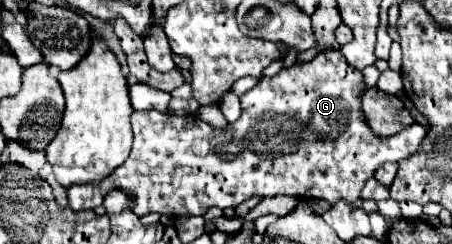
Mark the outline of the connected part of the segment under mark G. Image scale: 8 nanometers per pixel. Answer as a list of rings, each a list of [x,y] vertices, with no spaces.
[[[328,51],[318,53],[308,63],[294,63],[282,69],[276,77],[262,77],[256,87],[242,95],[242,117],[228,125],[226,131],[214,135],[214,129],[194,115],[174,117],[158,111],[134,111],[132,131],[134,145],[126,163],[122,163],[114,175],[108,175],[100,183],[74,185],[68,189],[68,201],[74,211],[94,209],[102,205],[104,195],[118,187],[130,195],[130,209],[142,217],[148,213],[160,213],[170,217],[204,215],[210,207],[236,207],[250,197],[274,197],[290,195],[296,199],[324,199],[330,205],[338,201],[354,203],[360,197],[364,183],[384,163],[398,163],[400,159],[418,151],[426,127],[414,121],[412,127],[382,139],[370,131],[360,111],[362,93],[366,91],[362,73],[346,63],[342,53]]]

